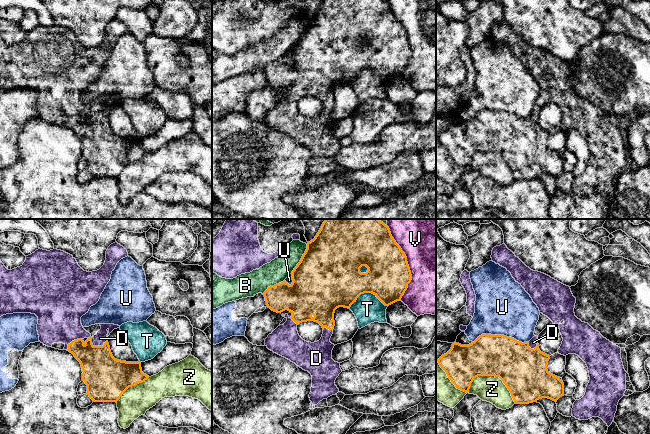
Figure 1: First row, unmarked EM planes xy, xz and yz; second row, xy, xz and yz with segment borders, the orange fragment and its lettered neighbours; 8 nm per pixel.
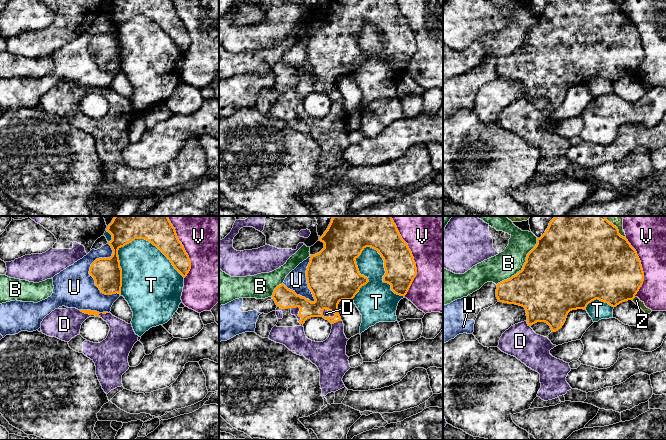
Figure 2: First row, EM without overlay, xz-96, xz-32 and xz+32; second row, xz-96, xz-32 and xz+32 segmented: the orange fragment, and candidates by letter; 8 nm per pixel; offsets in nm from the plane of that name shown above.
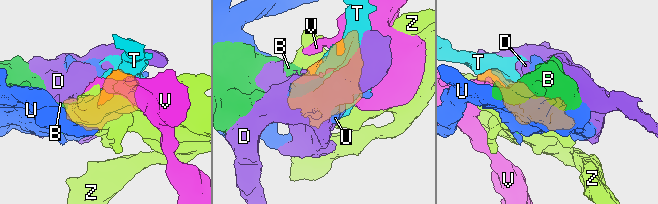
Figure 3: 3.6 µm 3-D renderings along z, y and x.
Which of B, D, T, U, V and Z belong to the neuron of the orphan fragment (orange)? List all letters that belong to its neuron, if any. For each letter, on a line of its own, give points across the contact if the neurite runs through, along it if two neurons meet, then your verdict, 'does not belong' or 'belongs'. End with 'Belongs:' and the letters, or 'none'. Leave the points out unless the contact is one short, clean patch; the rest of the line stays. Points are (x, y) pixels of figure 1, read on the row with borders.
B: does not belong
D: belongs
T: does not belong
U: does not belong
V: does not belong
Z: does not belong
Belongs: D

